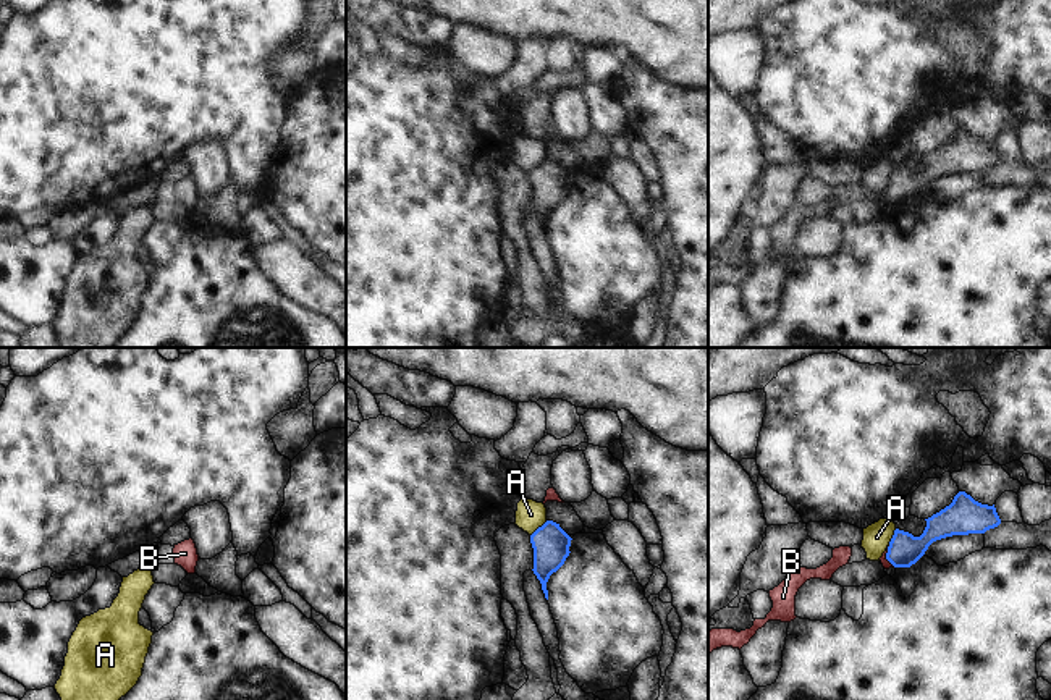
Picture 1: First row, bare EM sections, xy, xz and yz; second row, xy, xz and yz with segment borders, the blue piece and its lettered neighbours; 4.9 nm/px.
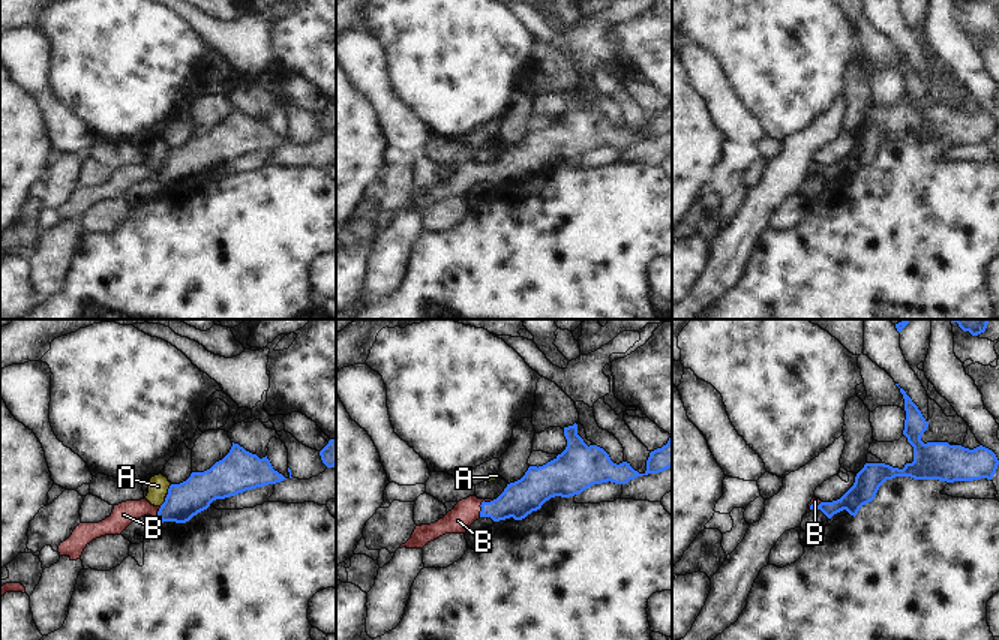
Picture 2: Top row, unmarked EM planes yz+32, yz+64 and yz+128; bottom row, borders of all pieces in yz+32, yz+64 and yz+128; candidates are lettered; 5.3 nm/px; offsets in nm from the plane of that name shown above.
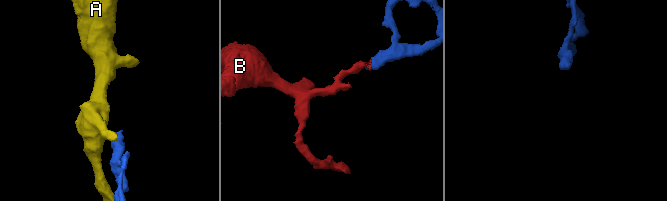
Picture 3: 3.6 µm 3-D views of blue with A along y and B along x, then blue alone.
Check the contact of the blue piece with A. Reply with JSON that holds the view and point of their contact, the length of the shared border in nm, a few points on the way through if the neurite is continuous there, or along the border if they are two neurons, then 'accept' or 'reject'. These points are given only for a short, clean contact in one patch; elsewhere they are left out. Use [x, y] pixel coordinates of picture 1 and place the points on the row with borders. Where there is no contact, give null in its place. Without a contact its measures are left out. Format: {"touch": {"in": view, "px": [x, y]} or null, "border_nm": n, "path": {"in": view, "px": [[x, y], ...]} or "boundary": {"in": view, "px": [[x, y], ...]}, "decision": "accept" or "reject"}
{"touch": {"in": "xz", "px": [539, 527]}, "border_nm": 120, "boundary": {"in": "xz", "px": [[547, 521], [531, 535]]}, "decision": "reject"}

